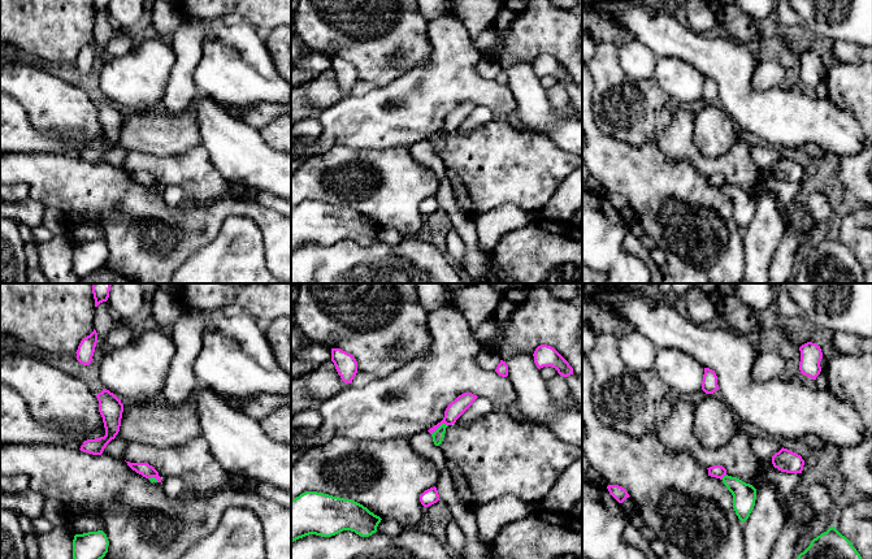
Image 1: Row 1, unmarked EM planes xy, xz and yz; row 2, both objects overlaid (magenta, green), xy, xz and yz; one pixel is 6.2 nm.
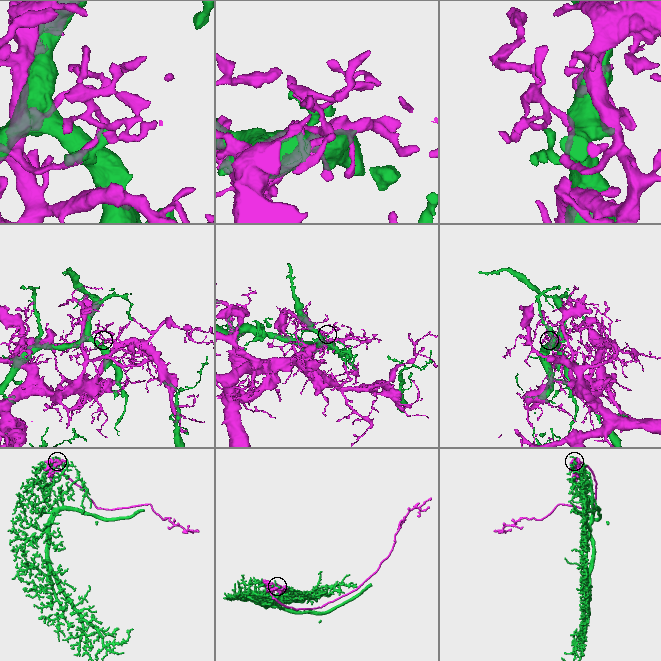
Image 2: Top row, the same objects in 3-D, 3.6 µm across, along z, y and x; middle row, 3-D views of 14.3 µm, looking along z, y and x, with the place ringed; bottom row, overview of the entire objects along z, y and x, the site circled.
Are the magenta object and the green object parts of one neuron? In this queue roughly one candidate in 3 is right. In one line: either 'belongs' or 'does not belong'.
does not belong

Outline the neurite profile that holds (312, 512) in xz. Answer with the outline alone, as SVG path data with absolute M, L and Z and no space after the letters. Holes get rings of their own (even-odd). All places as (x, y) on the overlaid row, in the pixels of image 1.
M305 491L291 499L291 543L309 534L331 537L343 530L369 537L381 520L352 499Z

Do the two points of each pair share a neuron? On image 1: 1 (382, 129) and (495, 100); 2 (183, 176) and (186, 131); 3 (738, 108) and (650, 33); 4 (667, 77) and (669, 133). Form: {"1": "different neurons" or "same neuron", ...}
{"1": "same neuron", "2": "different neurons", "3": "same neuron", "4": "different neurons"}

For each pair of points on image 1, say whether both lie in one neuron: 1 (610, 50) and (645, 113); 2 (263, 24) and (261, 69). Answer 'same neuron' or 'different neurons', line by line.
1: same neuron
2: different neurons

